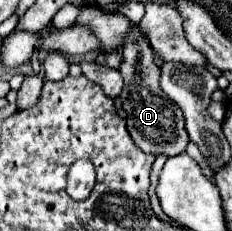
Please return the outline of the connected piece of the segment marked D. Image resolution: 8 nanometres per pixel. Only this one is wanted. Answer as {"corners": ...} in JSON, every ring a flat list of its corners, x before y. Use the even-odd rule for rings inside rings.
{"corners":[[136,28,132,36,134,40,124,42,124,48,122,48,124,58,120,64,120,72,124,76,124,92,120,94,120,98,122,98,122,108,128,114,126,116,128,132,142,152,166,154,166,156,182,154,188,144,184,114,180,106,174,104,160,88,160,66,154,60,154,50,148,44,144,32]]}

